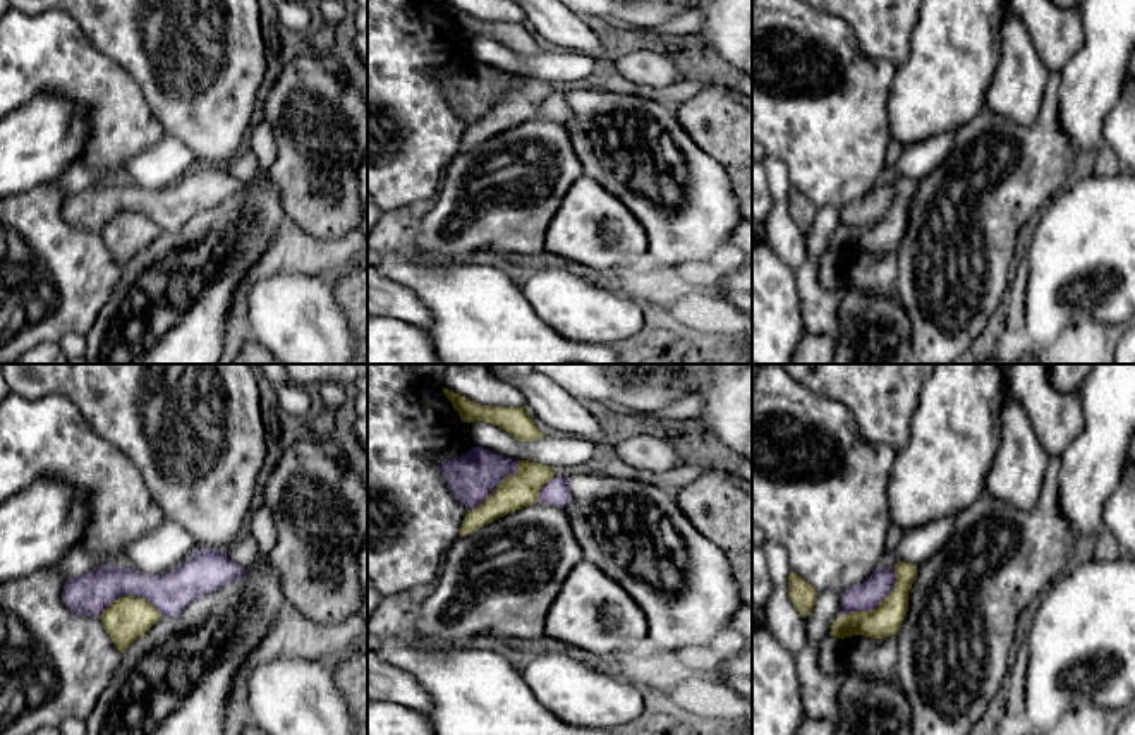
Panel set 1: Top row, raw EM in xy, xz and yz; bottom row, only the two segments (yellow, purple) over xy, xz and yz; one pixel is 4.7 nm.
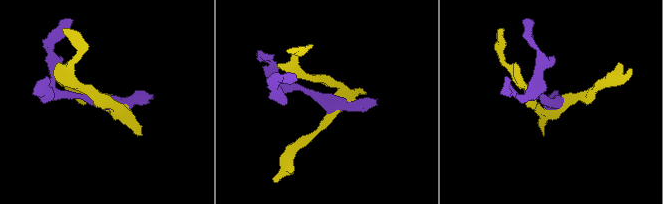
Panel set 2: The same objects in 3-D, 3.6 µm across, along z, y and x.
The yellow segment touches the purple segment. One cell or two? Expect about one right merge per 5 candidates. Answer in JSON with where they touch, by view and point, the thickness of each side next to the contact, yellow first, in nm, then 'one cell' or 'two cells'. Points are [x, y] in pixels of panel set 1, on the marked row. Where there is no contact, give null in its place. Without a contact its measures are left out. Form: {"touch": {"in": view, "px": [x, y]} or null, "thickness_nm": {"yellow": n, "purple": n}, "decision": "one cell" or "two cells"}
{"touch": {"in": "yz", "px": [878, 607]}, "thickness_nm": {"yellow": 150, "purple": 130}, "decision": "two cells"}

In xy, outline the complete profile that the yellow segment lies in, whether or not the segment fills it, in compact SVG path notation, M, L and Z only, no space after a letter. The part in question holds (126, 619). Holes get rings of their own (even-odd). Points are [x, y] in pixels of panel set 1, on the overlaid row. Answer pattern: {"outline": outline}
{"outline": "M122 596L112 601L100 615L103 629L120 653L160 618L161 613L151 603L136 596Z"}

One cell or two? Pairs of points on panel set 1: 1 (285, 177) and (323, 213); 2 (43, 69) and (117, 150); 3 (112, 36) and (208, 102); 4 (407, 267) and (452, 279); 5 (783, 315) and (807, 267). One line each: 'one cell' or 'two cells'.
1: one cell
2: one cell
3: one cell
4: one cell
5: two cells

